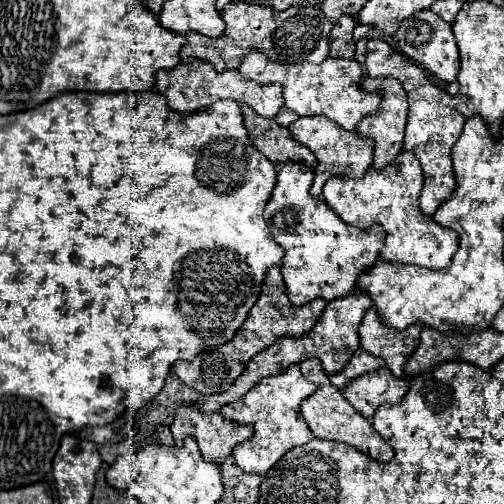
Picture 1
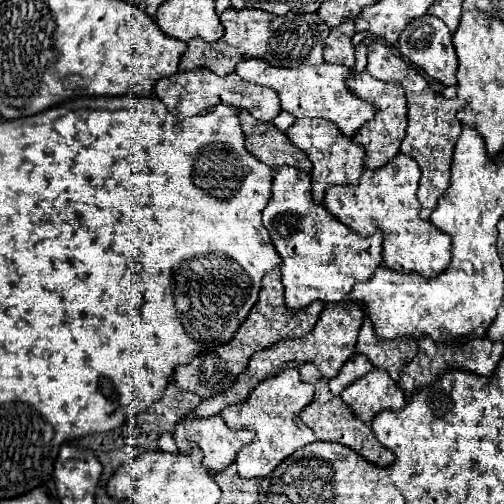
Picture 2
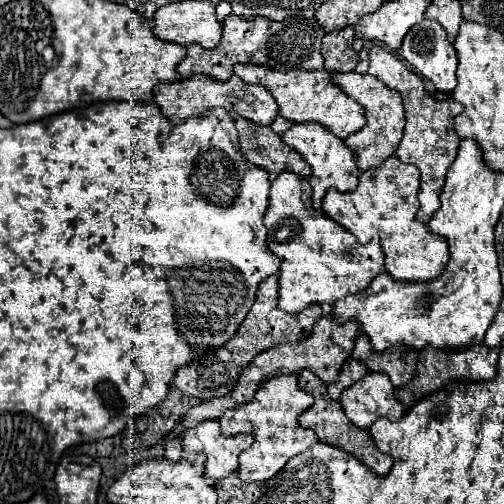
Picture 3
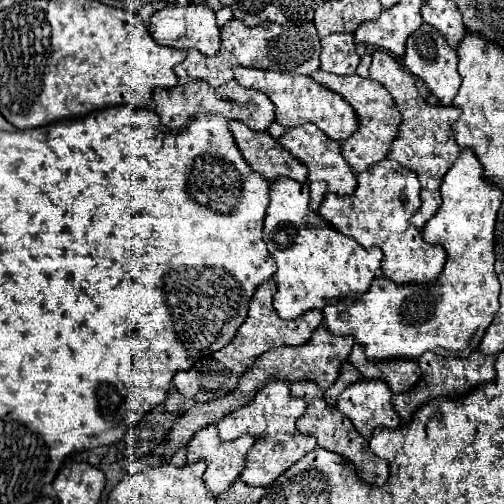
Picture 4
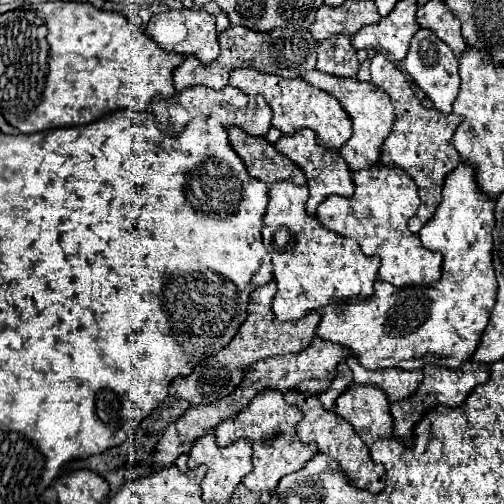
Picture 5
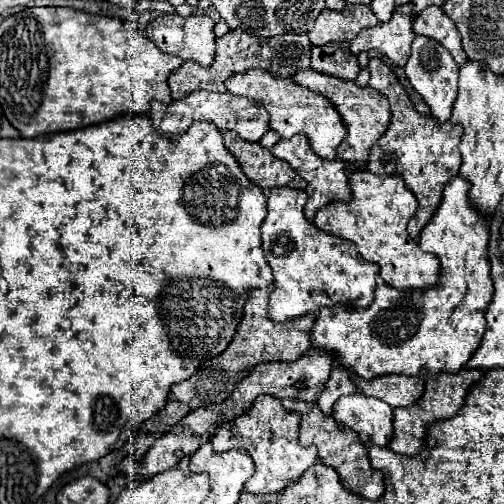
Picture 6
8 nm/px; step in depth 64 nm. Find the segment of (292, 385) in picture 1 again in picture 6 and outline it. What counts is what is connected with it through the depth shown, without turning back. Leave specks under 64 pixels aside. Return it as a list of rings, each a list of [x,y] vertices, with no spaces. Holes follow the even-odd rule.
[[[258,396],[246,416],[238,416],[232,422],[224,422],[222,428],[212,438],[212,448],[216,452],[226,450],[246,450],[256,464],[254,476],[246,482],[246,490],[252,494],[272,494],[282,492],[288,484],[296,482],[308,466],[318,464],[316,448],[304,448],[298,442],[300,416],[286,412],[280,400],[272,396]]]

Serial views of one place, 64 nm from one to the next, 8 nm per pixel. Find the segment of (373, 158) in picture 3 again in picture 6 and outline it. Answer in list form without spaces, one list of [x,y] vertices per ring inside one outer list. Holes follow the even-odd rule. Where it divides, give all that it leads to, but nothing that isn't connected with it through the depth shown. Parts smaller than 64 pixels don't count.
[[[312,68],[304,70],[304,72],[296,72],[292,76],[292,80],[304,88],[310,88],[322,96],[326,96],[332,106],[338,110],[346,130],[348,130],[348,136],[344,138],[344,142],[338,146],[338,158],[344,160],[344,162],[350,162],[358,168],[364,168],[366,166],[366,160],[368,160],[368,152],[370,152],[370,146],[376,144],[376,140],[380,140],[380,136],[386,132],[388,124],[390,124],[390,108],[388,108],[388,100],[374,92],[374,88],[366,86],[358,86],[356,82],[348,82],[348,80],[340,80],[340,78],[334,78],[334,76],[326,76],[326,74],[320,74]]]

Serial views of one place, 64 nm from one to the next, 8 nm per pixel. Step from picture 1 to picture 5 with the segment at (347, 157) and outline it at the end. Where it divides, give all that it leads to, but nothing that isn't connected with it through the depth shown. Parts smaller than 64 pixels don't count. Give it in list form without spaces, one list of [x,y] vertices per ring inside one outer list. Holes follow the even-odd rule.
[[[300,130],[300,132],[292,134],[292,136],[282,136],[274,144],[274,148],[280,150],[280,154],[284,154],[286,158],[290,158],[304,172],[304,176],[308,180],[308,190],[310,190],[310,198],[306,202],[306,212],[310,216],[314,216],[318,204],[322,204],[332,194],[346,196],[346,198],[350,198],[354,194],[354,182],[352,182],[352,172],[350,172],[348,164],[344,162],[344,158],[338,152],[324,150],[316,142],[316,136],[314,136],[312,130]]]

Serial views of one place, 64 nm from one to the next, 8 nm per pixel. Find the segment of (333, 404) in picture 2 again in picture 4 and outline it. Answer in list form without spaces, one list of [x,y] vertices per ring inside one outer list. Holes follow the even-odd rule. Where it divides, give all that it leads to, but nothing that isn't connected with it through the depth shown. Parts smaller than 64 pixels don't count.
[[[294,382],[290,386],[290,394],[294,398],[302,398],[308,406],[306,406],[306,412],[304,416],[296,422],[296,428],[300,434],[304,436],[314,436],[318,440],[318,446],[324,448],[324,450],[330,450],[330,452],[336,452],[340,454],[344,460],[348,460],[358,476],[366,482],[366,484],[374,484],[374,486],[382,486],[386,480],[388,480],[388,462],[374,456],[368,448],[368,440],[364,440],[356,428],[350,424],[350,420],[332,404],[326,404],[324,402],[324,392],[314,384],[314,382]]]

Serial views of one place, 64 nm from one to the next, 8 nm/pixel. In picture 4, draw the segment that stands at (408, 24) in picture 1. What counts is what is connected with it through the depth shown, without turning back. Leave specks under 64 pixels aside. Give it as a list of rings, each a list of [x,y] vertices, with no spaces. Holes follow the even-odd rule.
[[[422,24],[406,42],[406,54],[404,54],[404,68],[420,78],[426,88],[440,100],[442,106],[450,106],[458,88],[460,88],[460,74],[456,70],[458,66],[458,54],[454,48],[448,48],[448,42],[440,36],[440,32],[436,32],[436,28],[432,28],[430,24]]]

